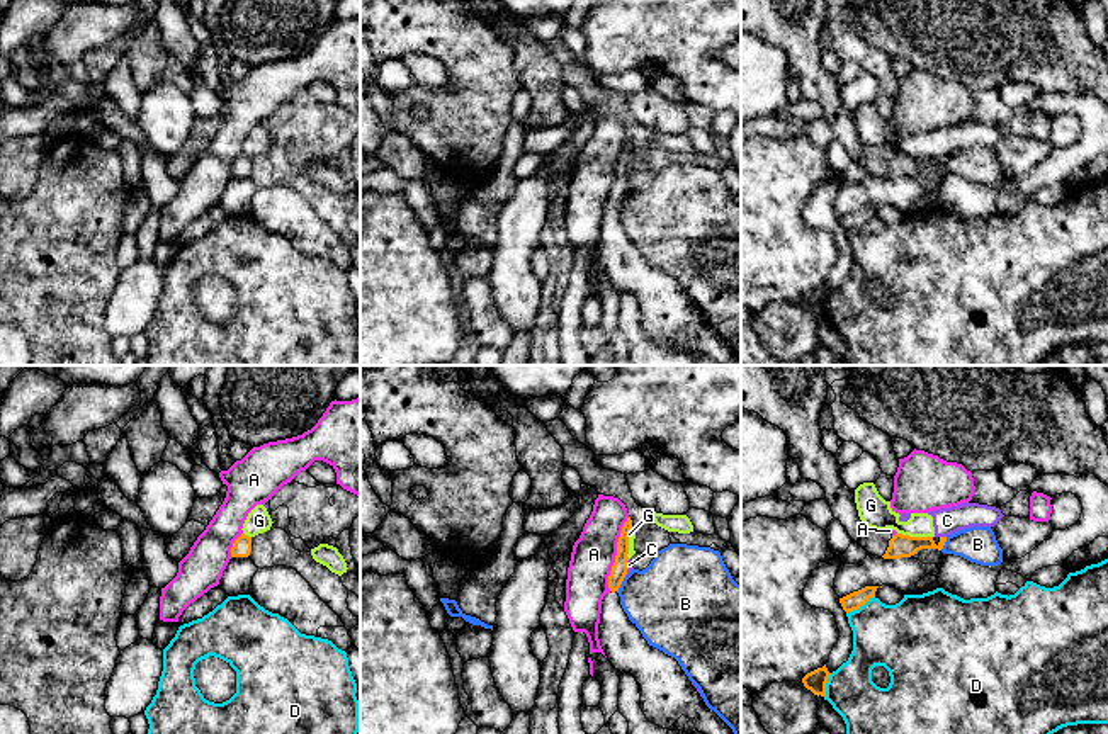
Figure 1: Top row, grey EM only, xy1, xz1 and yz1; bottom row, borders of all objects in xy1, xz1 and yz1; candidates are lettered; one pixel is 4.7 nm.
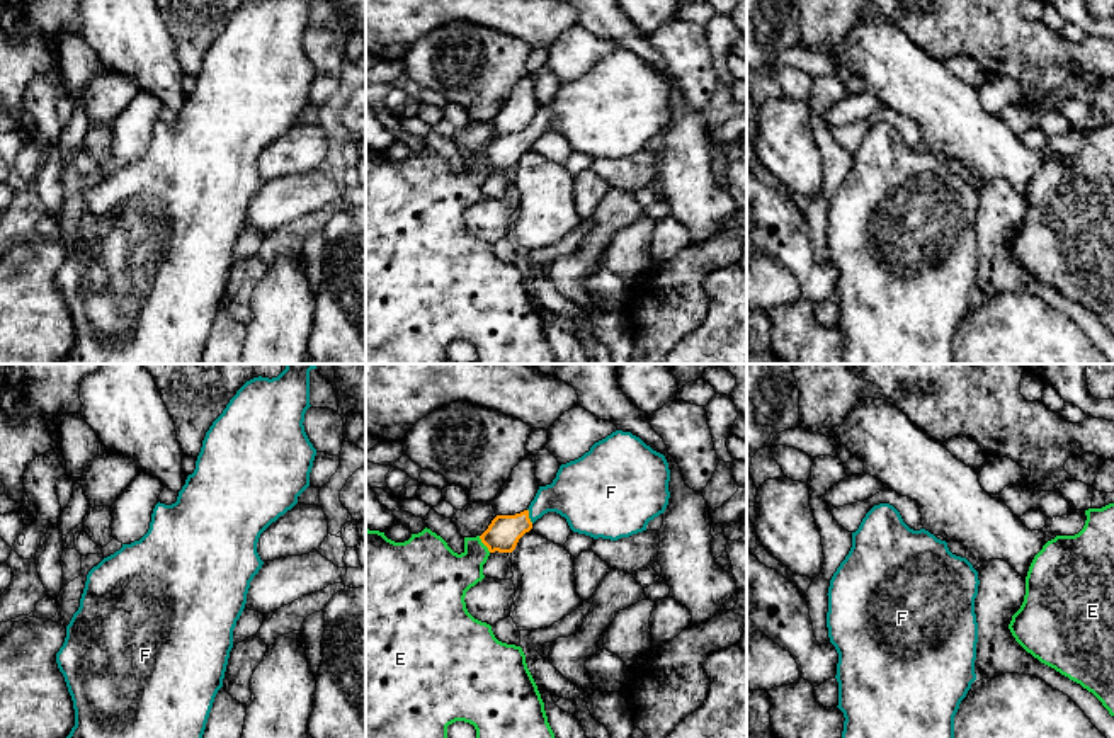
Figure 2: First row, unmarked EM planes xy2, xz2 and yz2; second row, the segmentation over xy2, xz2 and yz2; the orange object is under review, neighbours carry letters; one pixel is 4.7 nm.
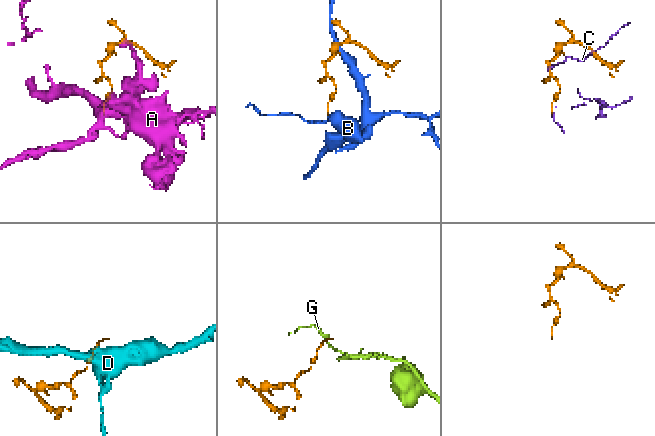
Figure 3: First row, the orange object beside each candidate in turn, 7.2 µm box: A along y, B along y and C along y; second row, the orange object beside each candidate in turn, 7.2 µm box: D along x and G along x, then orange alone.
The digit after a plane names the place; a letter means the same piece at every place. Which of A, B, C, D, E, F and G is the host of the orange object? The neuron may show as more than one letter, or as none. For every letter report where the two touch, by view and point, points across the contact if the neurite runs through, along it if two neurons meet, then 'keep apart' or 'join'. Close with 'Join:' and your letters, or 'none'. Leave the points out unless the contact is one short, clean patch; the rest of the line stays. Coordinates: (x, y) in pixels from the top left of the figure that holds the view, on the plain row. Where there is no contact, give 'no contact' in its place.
A: xz1 (617, 174) | keep apart
B: xz1 (621, 203) | along xz1 (626, 196), (617, 211) | keep apart
C: yz1 (944, 157) | along yz1 (940, 155), (945, 157) | keep apart
D: yz1 (860, 225) | keep apart
E: xz2 (483, 162) | keep apart
F: xz2 (528, 135) | across xz2 (504, 152), (528, 135), (548, 118), (575, 113) | join
G: yz1 (915, 157) | along yz1 (898, 152), (932, 157) | keep apart
Join: F

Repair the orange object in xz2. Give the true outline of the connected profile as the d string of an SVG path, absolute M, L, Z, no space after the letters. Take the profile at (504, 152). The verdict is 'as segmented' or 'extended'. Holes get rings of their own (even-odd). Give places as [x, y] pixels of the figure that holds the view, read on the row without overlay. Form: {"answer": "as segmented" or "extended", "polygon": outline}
{"answer": "extended", "polygon": "M616 49L595 61L582 77L561 83L551 104L539 105L529 128L515 134L497 134L480 155L490 172L512 172L519 158L548 131L566 138L570 148L594 158L617 160L646 150L650 139L665 131L670 117L670 88L663 73L631 51Z"}

